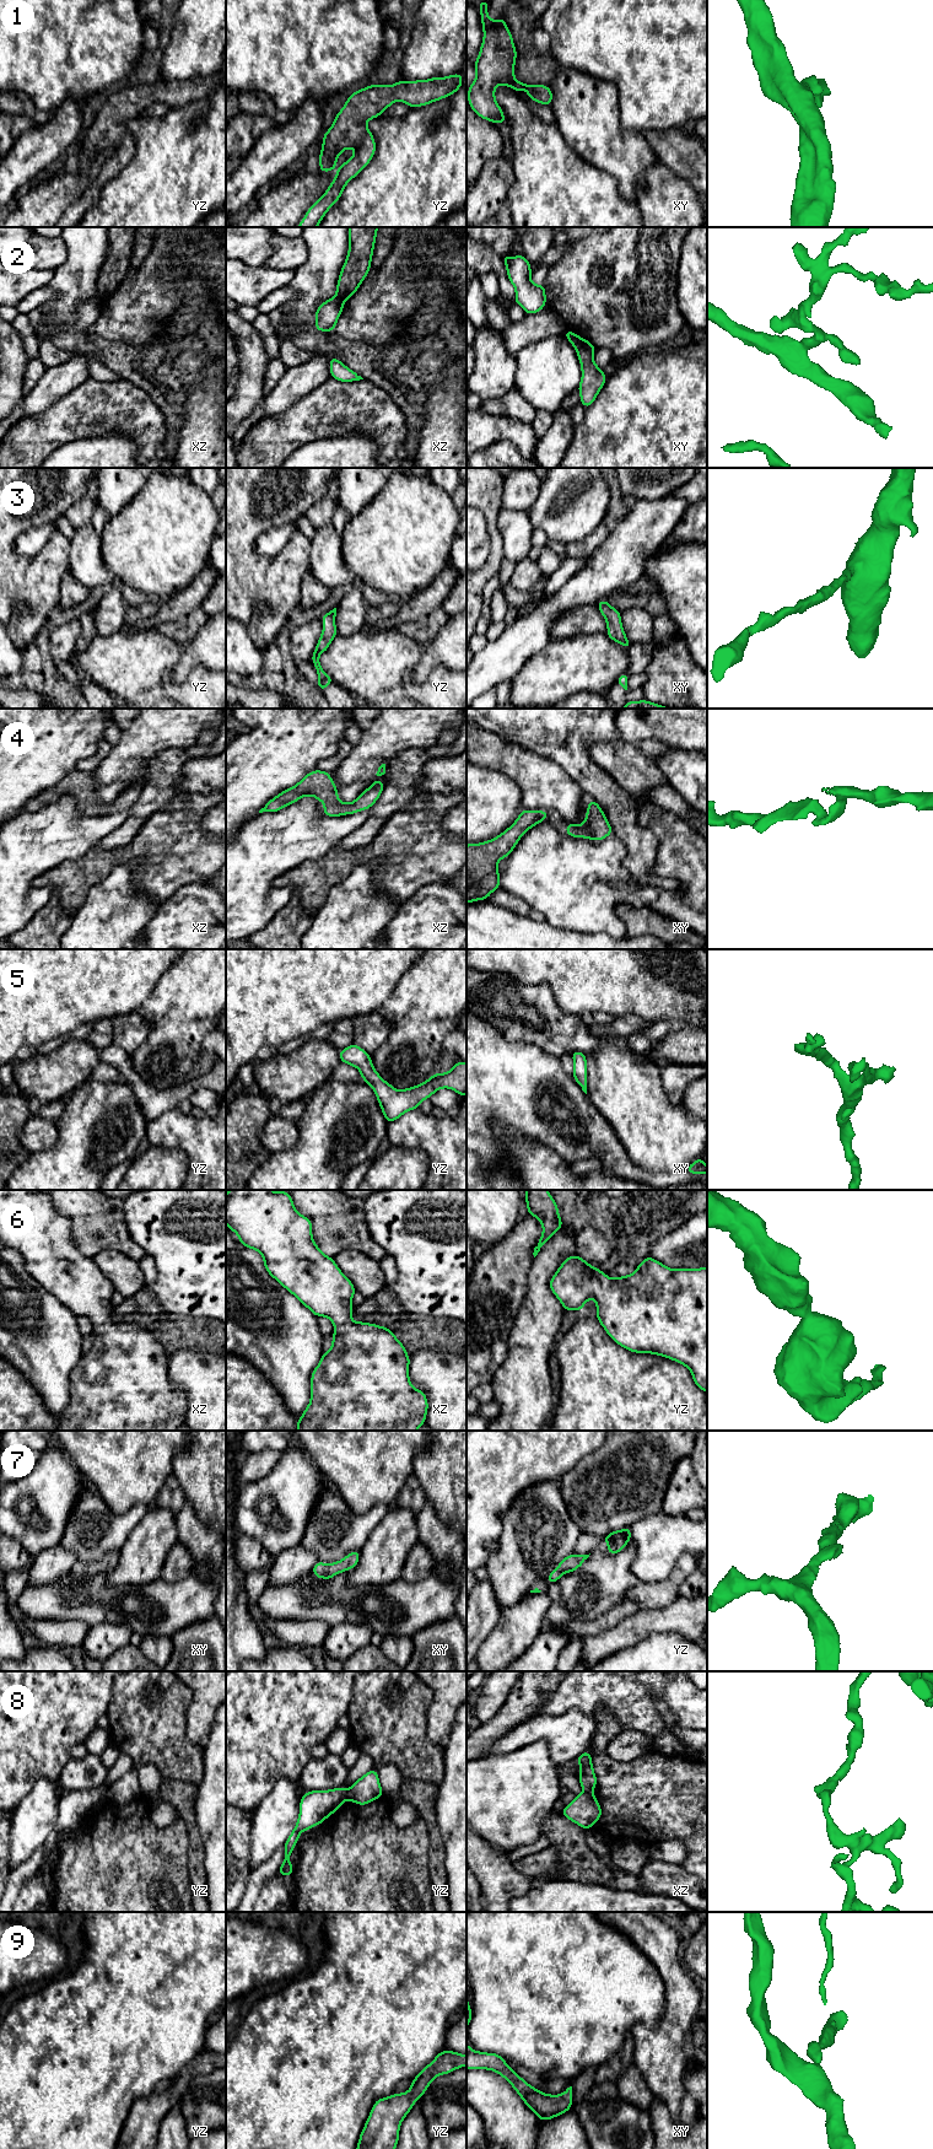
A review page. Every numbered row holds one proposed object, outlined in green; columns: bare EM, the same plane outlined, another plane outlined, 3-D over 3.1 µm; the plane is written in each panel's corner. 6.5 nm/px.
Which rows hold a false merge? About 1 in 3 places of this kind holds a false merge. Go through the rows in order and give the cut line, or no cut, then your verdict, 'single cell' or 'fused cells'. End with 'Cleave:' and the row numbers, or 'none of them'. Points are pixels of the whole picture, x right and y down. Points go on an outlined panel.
1: no cut; single cell
2: cut in xy along (582, 339), (576, 349); fused cells
3: no cut; single cell
4: no cut; single cell
5: no cut; single cell
6: no cut; single cell
7: no cut; single cell
8: cut in yz along (345, 1791), (346, 1798); fused cells
9: no cut; single cell
Cleave: 2, 8

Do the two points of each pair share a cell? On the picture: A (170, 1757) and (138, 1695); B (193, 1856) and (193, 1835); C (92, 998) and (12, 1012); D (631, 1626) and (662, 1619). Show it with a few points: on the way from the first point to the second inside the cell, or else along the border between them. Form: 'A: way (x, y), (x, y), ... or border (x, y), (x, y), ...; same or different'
A: way (162, 1741), (147, 1721), (147, 1711); same
B: way (193, 1851), (193, 1840); same
C: way (73, 998), (32, 1000); same
D: way (638, 1626), (654, 1621); same

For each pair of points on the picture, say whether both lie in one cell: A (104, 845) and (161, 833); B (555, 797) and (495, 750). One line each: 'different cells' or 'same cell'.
A: different cells
B: same cell

